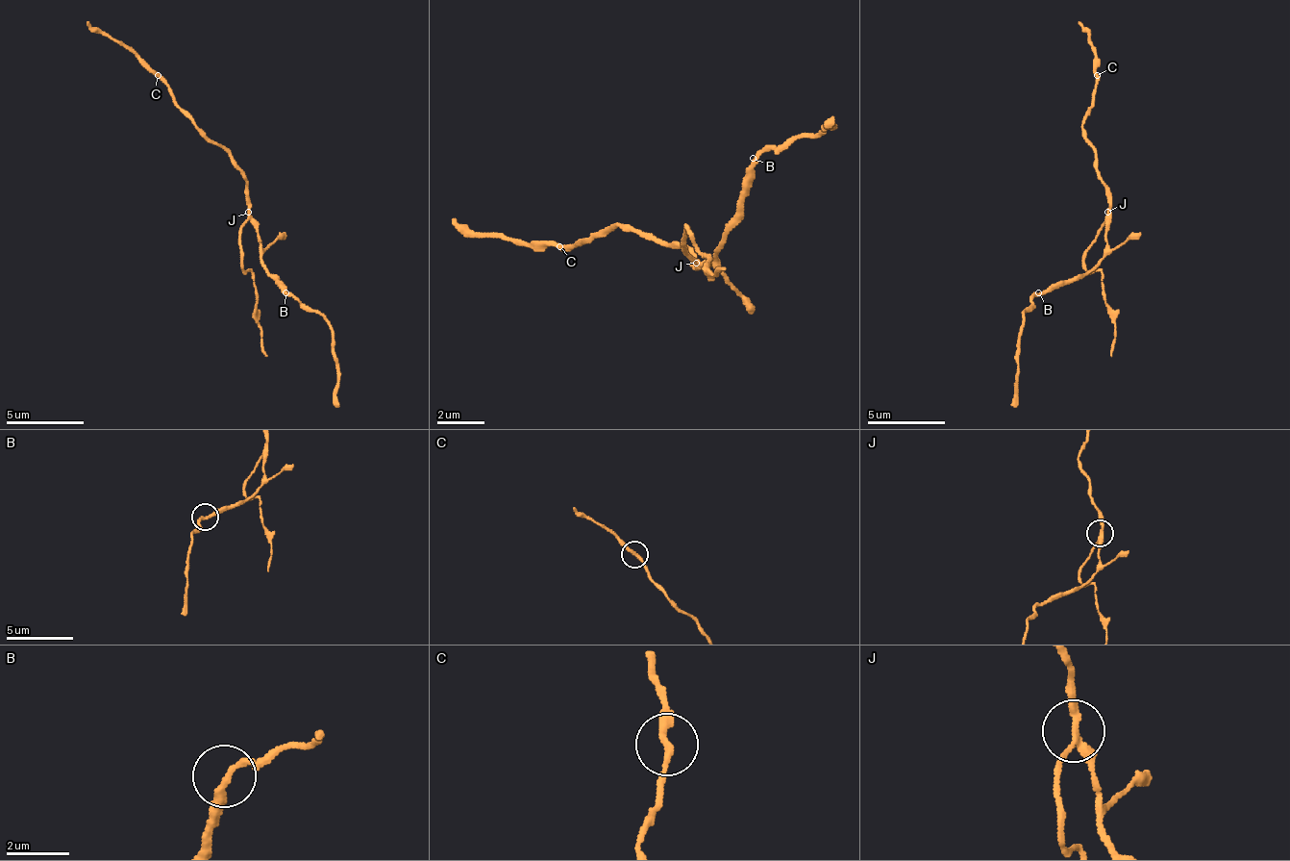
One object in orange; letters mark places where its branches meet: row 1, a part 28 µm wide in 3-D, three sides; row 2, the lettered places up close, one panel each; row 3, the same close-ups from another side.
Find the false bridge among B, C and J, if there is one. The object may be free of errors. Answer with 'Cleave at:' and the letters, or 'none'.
Cleave at: J

